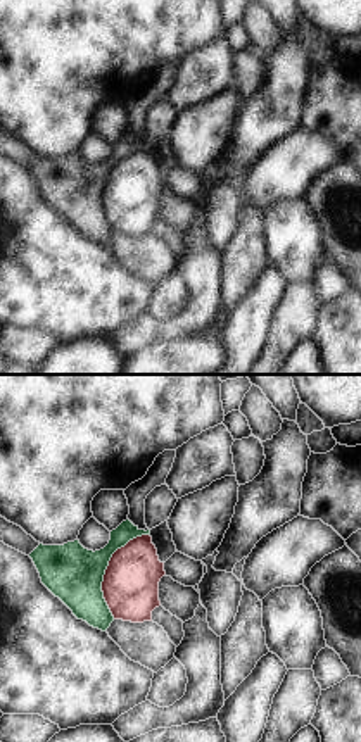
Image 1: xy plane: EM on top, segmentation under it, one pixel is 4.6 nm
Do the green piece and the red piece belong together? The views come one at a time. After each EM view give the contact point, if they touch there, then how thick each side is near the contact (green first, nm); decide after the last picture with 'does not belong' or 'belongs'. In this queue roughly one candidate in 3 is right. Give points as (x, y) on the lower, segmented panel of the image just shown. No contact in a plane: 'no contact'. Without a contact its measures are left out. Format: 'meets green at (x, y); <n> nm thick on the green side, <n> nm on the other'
meets green at (106, 568); 260 nm thick on the green side, 260 nm on the other

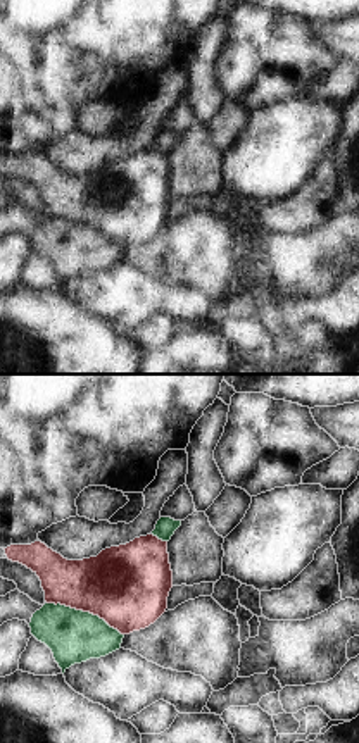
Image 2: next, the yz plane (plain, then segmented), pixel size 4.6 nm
meets green at (85, 612); 240 nm thick on the green side, 380 nm on the other

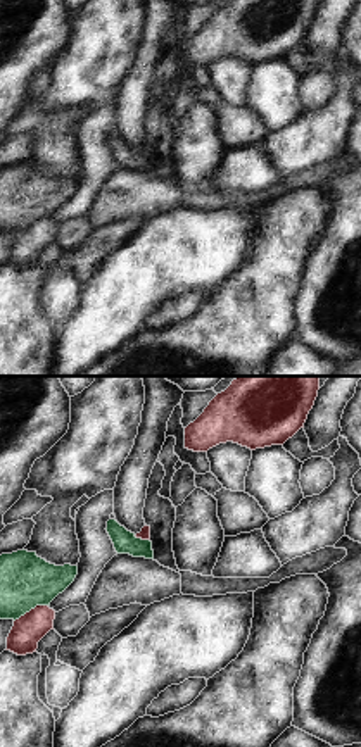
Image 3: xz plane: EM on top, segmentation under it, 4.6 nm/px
meets green at (30, 609); 260 nm thick on the green side, 150 nm on the other

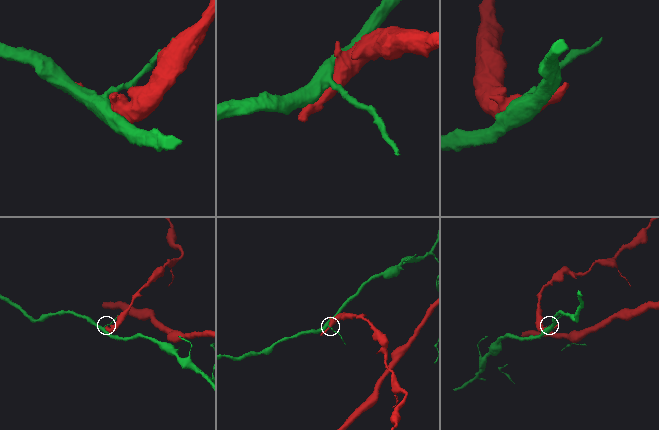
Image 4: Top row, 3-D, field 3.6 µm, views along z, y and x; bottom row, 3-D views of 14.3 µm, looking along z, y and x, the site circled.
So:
does not belong

